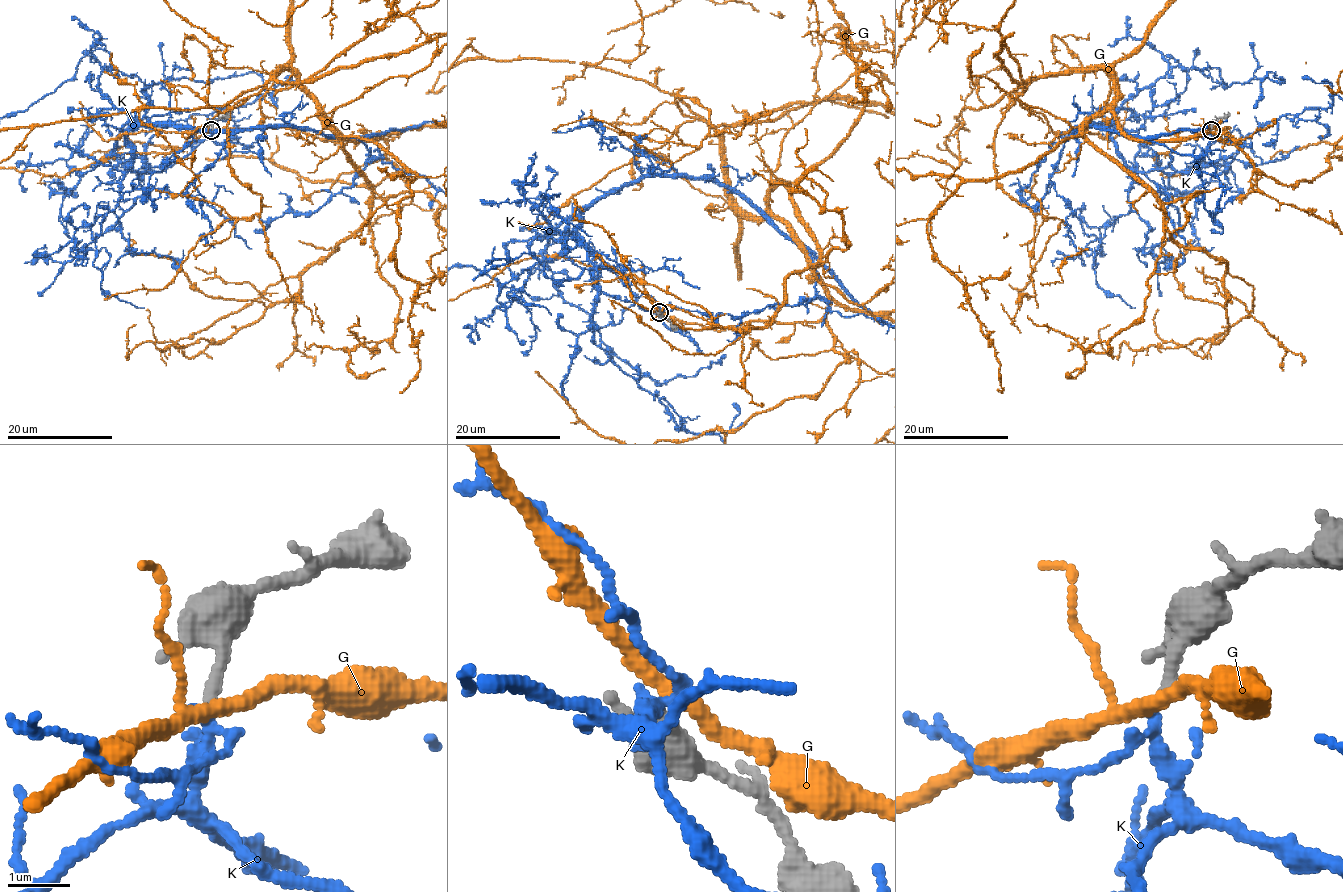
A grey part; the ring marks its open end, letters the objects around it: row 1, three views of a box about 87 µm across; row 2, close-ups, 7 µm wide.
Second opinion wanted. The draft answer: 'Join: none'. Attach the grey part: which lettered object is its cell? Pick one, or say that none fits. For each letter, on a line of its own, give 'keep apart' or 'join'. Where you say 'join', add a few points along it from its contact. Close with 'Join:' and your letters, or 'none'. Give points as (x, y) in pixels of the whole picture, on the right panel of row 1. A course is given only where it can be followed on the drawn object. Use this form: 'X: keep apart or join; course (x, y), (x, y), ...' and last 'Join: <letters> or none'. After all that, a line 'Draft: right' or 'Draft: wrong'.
G: keep apart
K: join
Join: K
Draft: wrong

